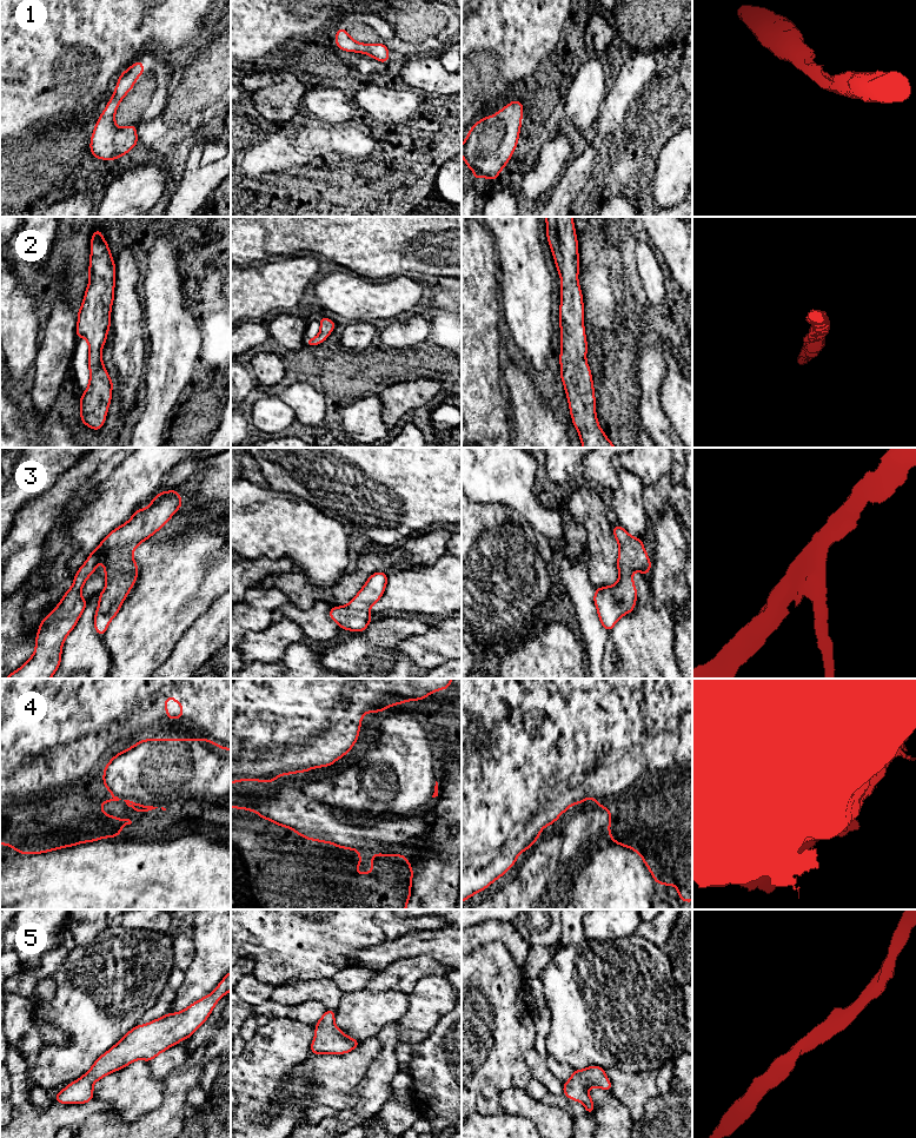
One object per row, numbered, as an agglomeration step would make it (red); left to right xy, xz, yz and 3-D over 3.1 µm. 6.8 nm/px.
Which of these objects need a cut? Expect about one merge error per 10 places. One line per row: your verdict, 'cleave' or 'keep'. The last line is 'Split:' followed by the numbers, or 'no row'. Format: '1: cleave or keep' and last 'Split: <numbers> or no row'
1: keep
2: keep
3: keep
4: cleave
5: keep
Split: 4

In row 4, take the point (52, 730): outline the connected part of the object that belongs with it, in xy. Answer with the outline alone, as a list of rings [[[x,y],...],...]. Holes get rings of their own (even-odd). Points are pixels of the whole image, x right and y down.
[[[0,679],[0,798],[18,798],[22,802],[28,803],[29,809],[48,811],[49,796],[65,794],[71,788],[79,787],[79,779],[81,776],[105,776],[108,765],[120,754],[127,753],[133,747],[144,741],[195,741],[203,740],[213,743],[214,746],[231,750],[231,679],[182,679],[175,681],[174,679]],[[167,699],[174,699],[175,703],[181,704],[180,717],[167,717],[166,714],[170,709],[165,706]]]

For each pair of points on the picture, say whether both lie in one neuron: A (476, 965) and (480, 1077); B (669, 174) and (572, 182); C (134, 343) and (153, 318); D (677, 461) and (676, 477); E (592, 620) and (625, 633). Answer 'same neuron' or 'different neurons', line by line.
A: same neuron
B: different neurons
C: different neurons
D: same neuron
E: different neurons

